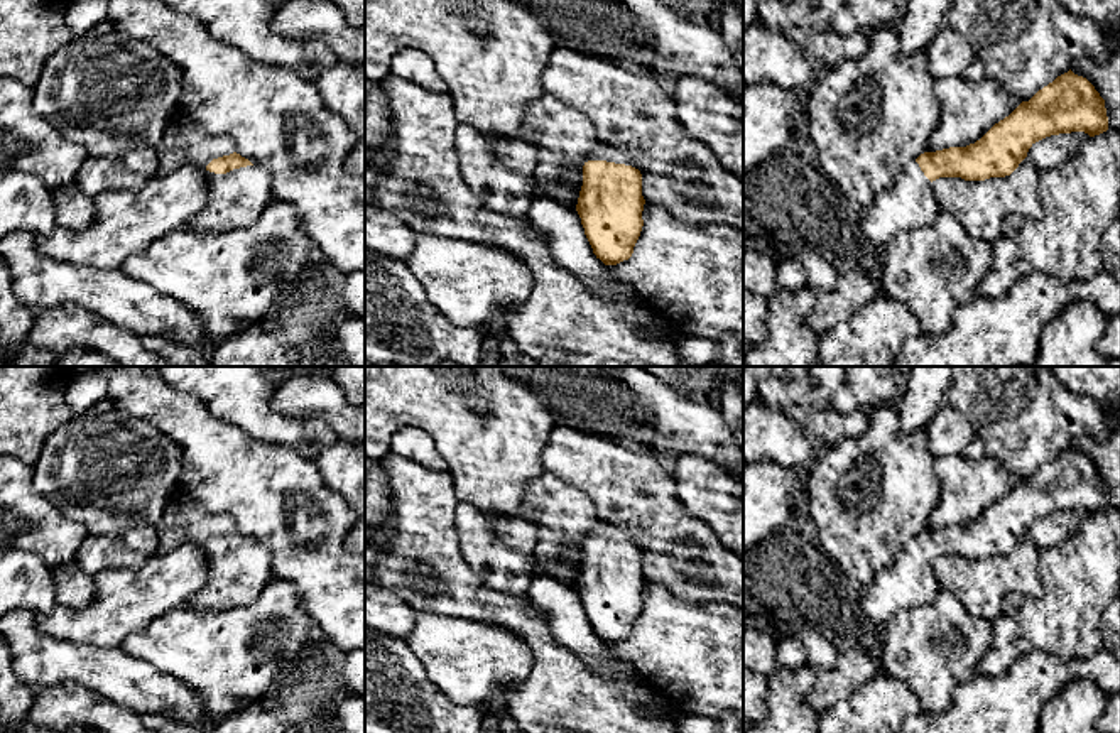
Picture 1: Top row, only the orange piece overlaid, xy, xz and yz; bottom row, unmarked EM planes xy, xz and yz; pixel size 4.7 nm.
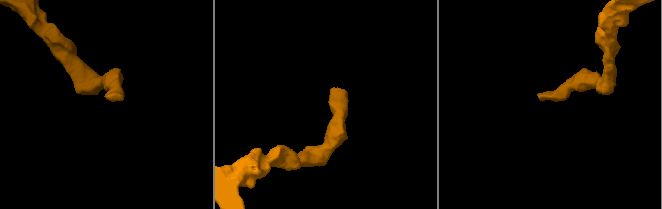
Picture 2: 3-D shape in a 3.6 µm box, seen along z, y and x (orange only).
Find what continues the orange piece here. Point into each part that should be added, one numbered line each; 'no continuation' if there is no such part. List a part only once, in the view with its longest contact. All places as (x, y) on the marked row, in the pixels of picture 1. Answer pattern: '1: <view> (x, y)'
1: xz (602, 151)

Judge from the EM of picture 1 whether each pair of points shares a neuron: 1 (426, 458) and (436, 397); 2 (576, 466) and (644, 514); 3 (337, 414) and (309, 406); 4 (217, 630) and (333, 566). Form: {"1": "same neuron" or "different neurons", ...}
{"1": "different neurons", "2": "same neuron", "3": "same neuron", "4": "different neurons"}

